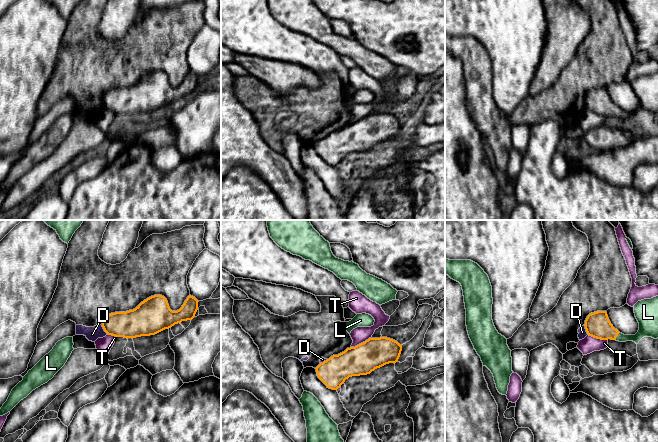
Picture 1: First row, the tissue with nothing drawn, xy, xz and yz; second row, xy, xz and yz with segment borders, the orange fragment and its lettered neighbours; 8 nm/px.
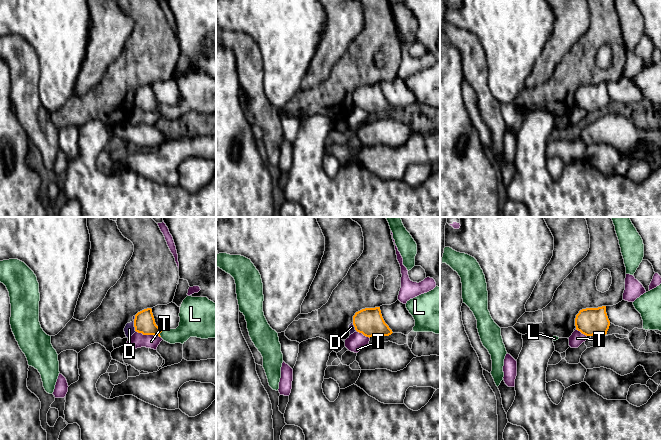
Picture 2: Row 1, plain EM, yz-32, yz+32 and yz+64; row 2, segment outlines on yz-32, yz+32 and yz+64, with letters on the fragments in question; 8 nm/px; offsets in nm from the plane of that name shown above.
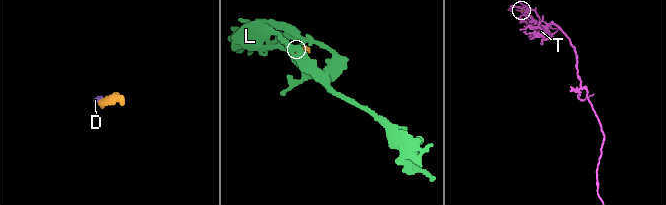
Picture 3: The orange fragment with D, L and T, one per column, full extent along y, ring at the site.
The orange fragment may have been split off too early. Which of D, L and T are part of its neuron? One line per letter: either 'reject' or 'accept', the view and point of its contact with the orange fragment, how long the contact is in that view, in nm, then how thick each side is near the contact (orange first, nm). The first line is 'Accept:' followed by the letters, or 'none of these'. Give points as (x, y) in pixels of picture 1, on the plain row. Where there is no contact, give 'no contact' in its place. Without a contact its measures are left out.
Accept: L
D: reject; meets orange in yz at (586, 106); contact 90 nm long; 200 nm thick on the orange side, 70 nm on the other
L: accept; meets orange in yz at (617, 111); contact 70 nm long; 200 nm thick on the orange side, 140 nm on the other
T: reject; meets orange in xz at (361, 119); contact 180 nm long; 240 nm thick on the orange side, 130 nm on the other

